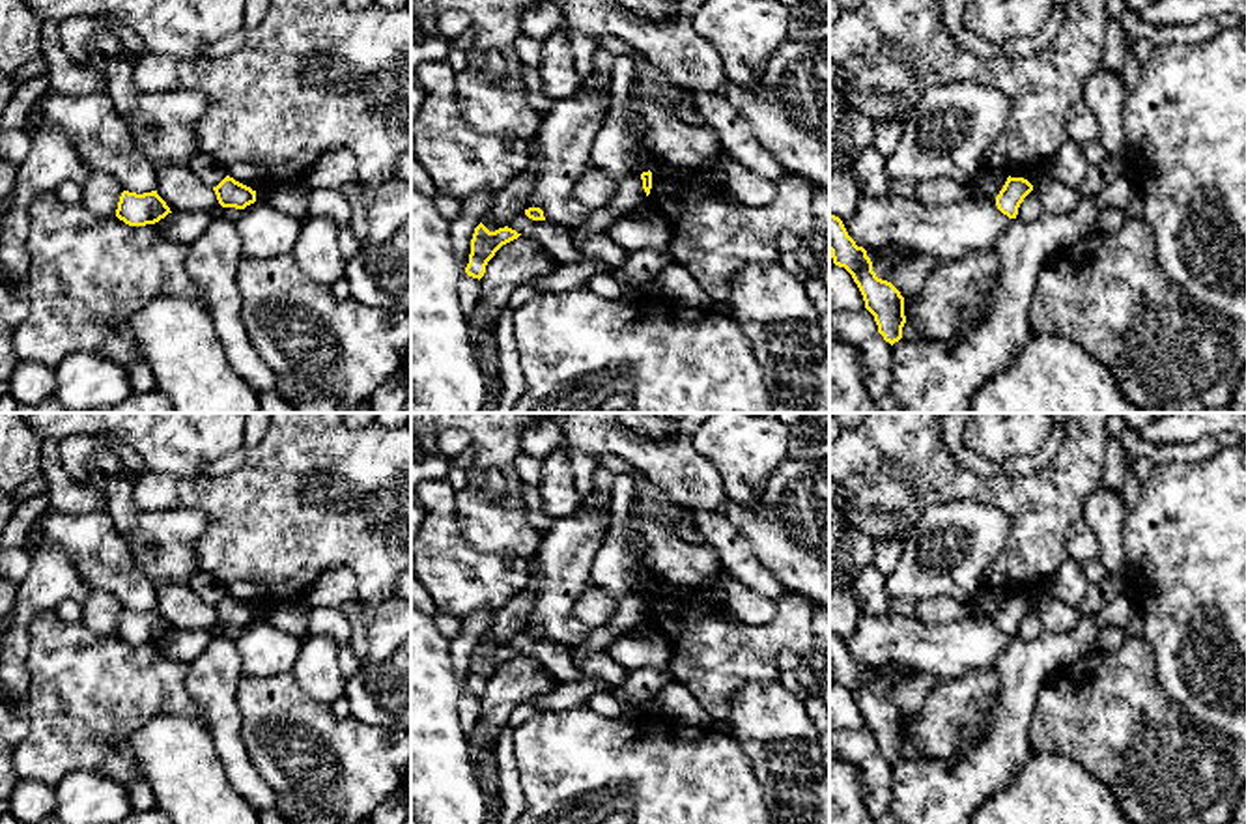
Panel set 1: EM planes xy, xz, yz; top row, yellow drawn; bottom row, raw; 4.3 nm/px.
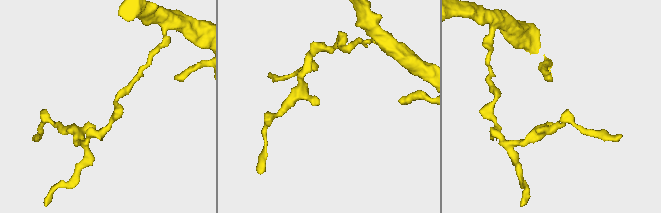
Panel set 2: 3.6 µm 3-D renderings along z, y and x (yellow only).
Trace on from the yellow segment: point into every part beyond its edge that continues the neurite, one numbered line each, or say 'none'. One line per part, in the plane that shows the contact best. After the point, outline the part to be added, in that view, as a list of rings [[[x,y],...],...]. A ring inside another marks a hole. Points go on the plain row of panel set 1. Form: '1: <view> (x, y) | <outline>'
none

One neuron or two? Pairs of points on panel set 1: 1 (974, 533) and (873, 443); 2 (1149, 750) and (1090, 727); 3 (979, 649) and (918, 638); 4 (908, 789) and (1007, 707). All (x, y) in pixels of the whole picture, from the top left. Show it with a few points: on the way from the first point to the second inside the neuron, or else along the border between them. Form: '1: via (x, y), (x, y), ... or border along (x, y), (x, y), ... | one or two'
1: border along (987, 503), (934, 503), (908, 531) | two
2: via (1134, 738), (1123, 727), (1104, 727) | one
3: via (964, 647), (933, 647) | one
4: via (938, 789), (949, 789), (1002, 737) | one

